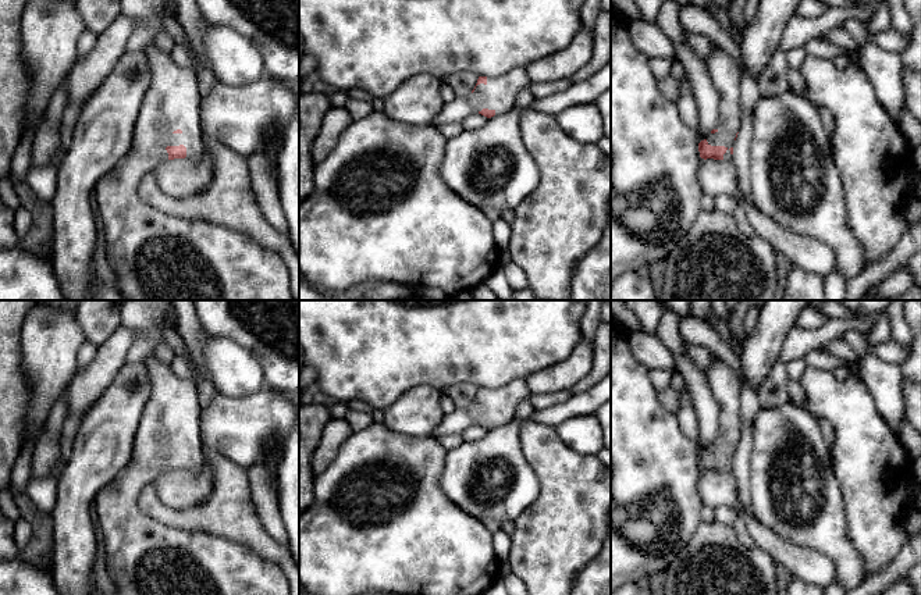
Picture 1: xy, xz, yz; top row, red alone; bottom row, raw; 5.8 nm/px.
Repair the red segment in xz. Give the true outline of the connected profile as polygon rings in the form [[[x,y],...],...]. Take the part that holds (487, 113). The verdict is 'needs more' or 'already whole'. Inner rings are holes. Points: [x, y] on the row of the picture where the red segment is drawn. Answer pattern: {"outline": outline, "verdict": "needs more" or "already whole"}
{"outline": [[[523,67],[513,68],[499,76],[479,76],[469,96],[444,103],[433,125],[462,122],[474,113],[487,118],[505,114],[516,107],[516,96],[520,90],[529,89],[530,83]]], "verdict": "needs more"}

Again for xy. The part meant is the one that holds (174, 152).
{"outline": [[[156,43],[143,49],[152,82],[141,106],[132,145],[120,163],[97,181],[92,197],[104,225],[107,259],[117,275],[117,291],[125,300],[294,300],[285,261],[243,234],[221,225],[184,220],[161,213],[138,195],[142,178],[164,160],[196,158],[205,149],[200,127],[200,93],[196,72],[177,65]]], "verdict": "needs more"}

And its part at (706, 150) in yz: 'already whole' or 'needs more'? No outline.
needs more

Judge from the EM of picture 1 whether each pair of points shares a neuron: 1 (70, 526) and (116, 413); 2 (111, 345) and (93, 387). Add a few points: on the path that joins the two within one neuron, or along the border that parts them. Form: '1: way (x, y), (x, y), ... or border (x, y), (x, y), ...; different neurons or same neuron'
1: way (74, 498), (79, 481), (96, 460), (105, 441); same neuron
2: way (111, 355), (96, 377); same neuron

